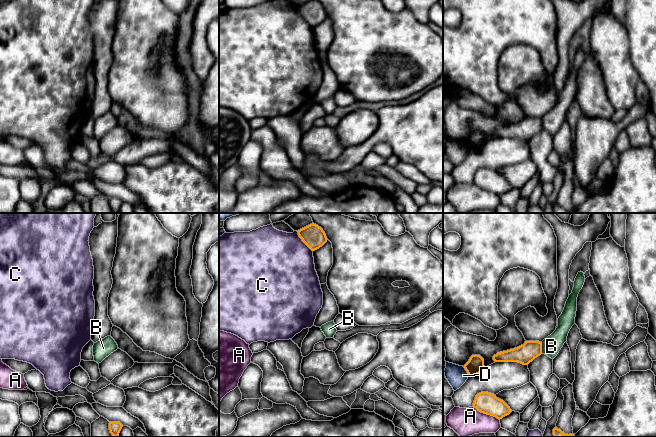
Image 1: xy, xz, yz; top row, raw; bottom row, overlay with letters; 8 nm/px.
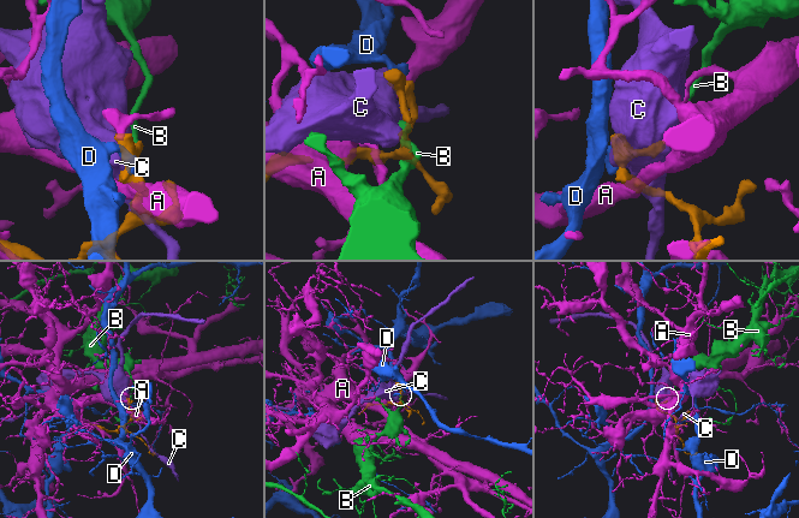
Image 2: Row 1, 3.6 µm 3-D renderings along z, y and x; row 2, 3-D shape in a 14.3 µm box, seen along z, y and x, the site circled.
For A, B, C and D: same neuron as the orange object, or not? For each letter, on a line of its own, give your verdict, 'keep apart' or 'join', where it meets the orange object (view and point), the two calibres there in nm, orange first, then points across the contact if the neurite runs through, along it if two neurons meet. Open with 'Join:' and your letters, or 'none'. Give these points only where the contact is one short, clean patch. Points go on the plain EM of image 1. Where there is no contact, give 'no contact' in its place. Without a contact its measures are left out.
Join: none
A: keep apart | yz (486, 189) | 170/220 nm
B: keep apart | yz (541, 124) | 160/150 nm | along yz (541, 118), (542, 129)
C: keep apart | xz (302, 16) | 180/500 nm | along xz (296, 7), (301, 16), (312, 27)
D: keep apart | yz (466, 146) | 140/160 nm | along yz (463, 143), (469, 151)

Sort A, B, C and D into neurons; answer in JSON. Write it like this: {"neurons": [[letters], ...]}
{"neurons": [["A"], ["B"], ["C"], ["D"]]}

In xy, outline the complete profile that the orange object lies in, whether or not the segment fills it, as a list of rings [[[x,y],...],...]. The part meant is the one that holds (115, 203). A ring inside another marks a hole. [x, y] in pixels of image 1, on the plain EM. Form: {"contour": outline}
{"contour": [[[110,198],[109,206],[113,213],[118,213],[123,201],[120,198]]]}

